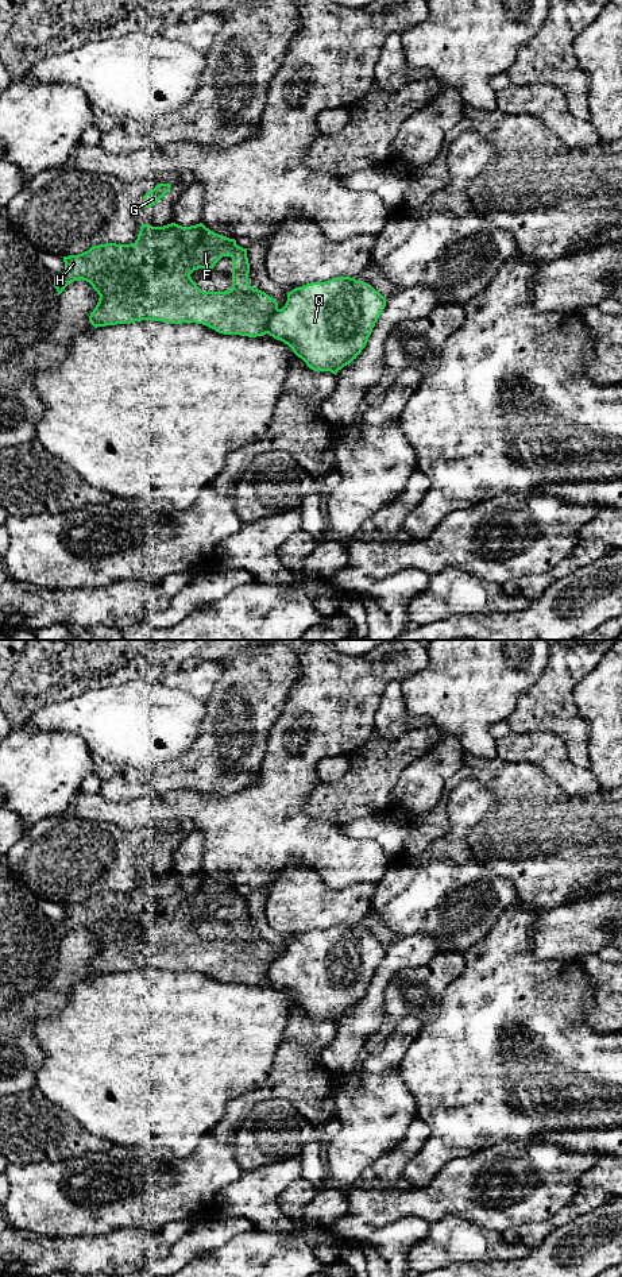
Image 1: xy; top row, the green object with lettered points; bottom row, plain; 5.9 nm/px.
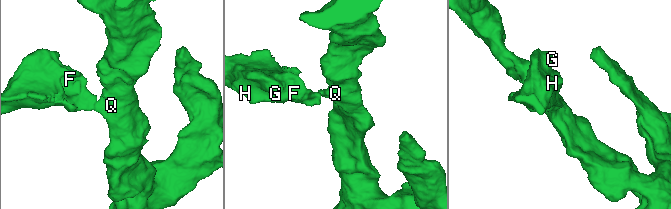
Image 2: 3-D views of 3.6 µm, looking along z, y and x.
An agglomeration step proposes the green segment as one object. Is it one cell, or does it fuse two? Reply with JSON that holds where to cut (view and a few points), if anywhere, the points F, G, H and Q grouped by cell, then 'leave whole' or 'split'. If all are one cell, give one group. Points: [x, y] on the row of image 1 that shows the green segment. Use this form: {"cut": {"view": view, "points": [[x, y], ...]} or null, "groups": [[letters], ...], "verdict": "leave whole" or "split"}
{"cut": {"view": "xy", "points": [[278, 309], [270, 320], [267, 332]]}, "groups": [["F", "G", "H"], ["Q"]], "verdict": "split"}

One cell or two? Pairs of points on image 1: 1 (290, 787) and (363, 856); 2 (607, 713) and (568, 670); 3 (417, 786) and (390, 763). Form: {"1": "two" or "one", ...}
{"1": "one", "2": "two", "3": "two"}

